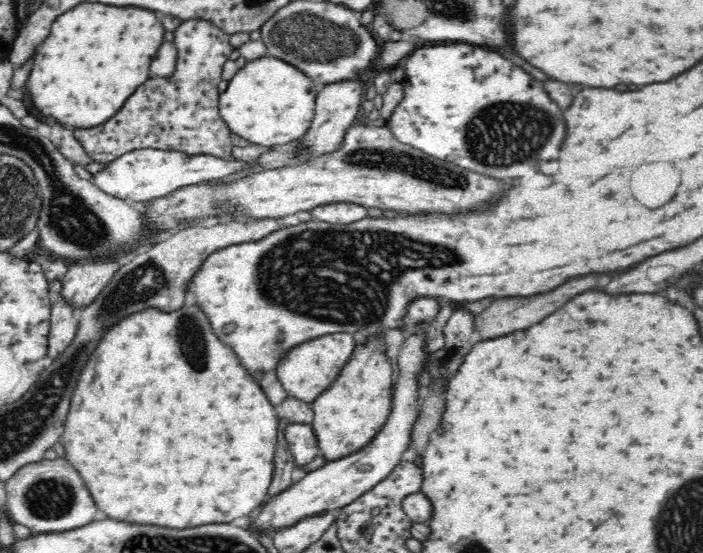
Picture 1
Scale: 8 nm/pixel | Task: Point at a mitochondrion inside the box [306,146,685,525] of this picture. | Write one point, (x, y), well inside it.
(394, 160)

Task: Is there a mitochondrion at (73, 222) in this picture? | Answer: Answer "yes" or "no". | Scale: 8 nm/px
yes

